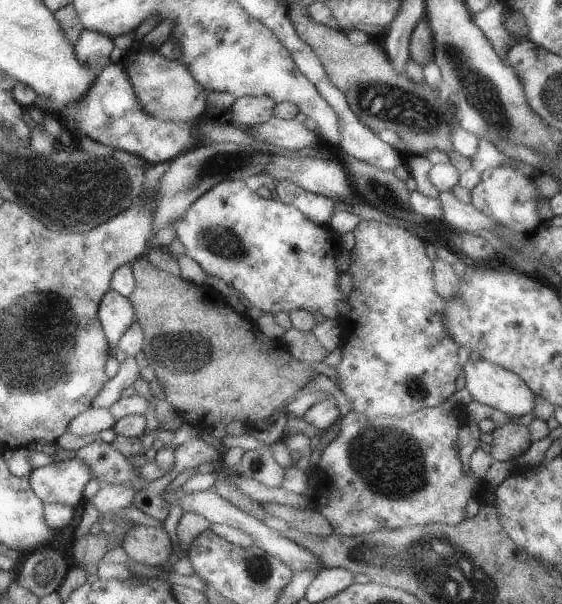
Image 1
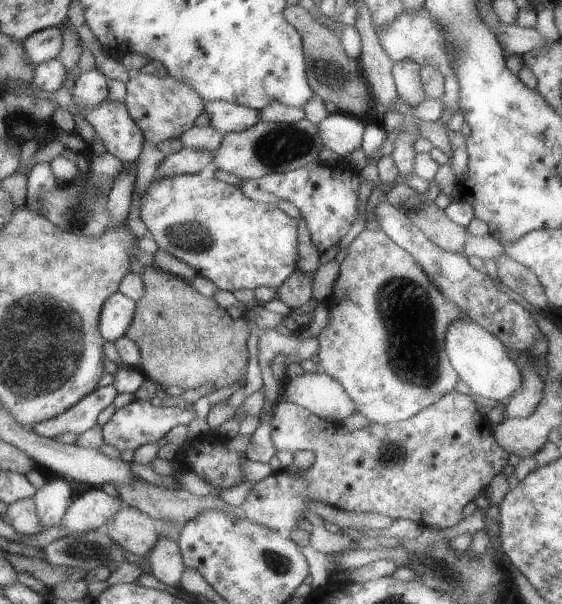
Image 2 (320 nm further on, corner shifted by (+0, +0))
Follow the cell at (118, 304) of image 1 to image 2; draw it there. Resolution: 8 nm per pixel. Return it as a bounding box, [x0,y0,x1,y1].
[102,290,139,342]

